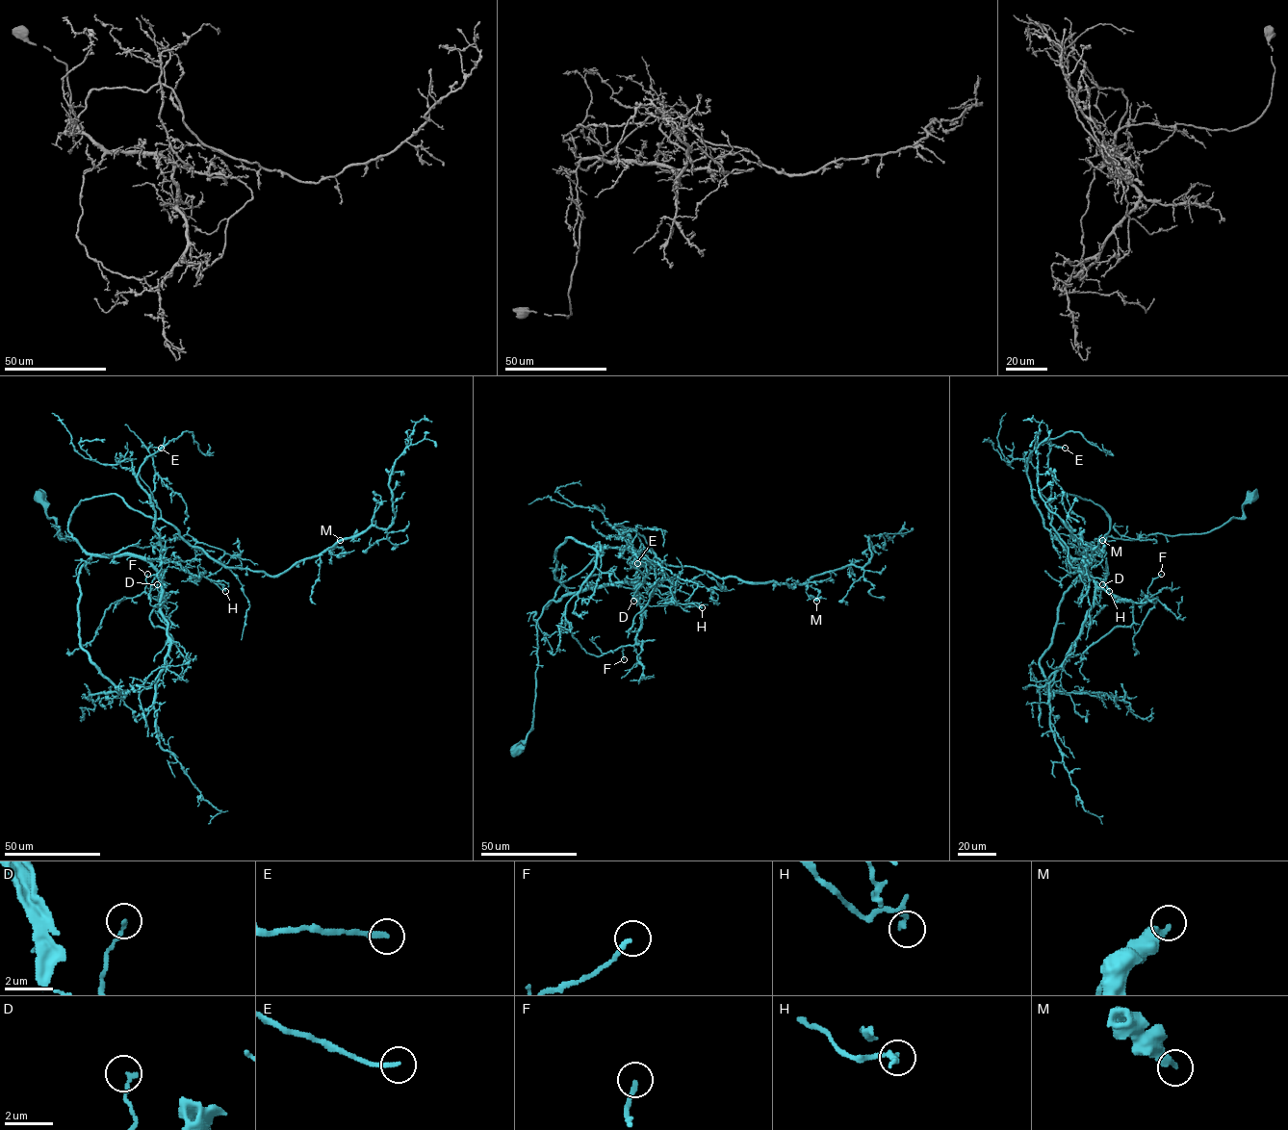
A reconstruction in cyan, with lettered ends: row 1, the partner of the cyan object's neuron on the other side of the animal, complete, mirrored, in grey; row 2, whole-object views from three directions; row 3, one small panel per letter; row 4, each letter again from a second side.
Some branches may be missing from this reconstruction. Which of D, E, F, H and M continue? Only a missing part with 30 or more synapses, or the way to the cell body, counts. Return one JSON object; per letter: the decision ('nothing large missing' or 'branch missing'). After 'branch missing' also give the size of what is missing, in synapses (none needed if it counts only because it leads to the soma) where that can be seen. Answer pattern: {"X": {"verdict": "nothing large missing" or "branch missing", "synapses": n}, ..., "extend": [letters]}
{"D": {"verdict": "nothing large missing"}, "E": {"verdict": "branch missing", "synapses": 30}, "F": {"verdict": "nothing large missing"}, "H": {"verdict": "nothing large missing"}, "M": {"verdict": "nothing large missing"}, "extend": ["E"]}

